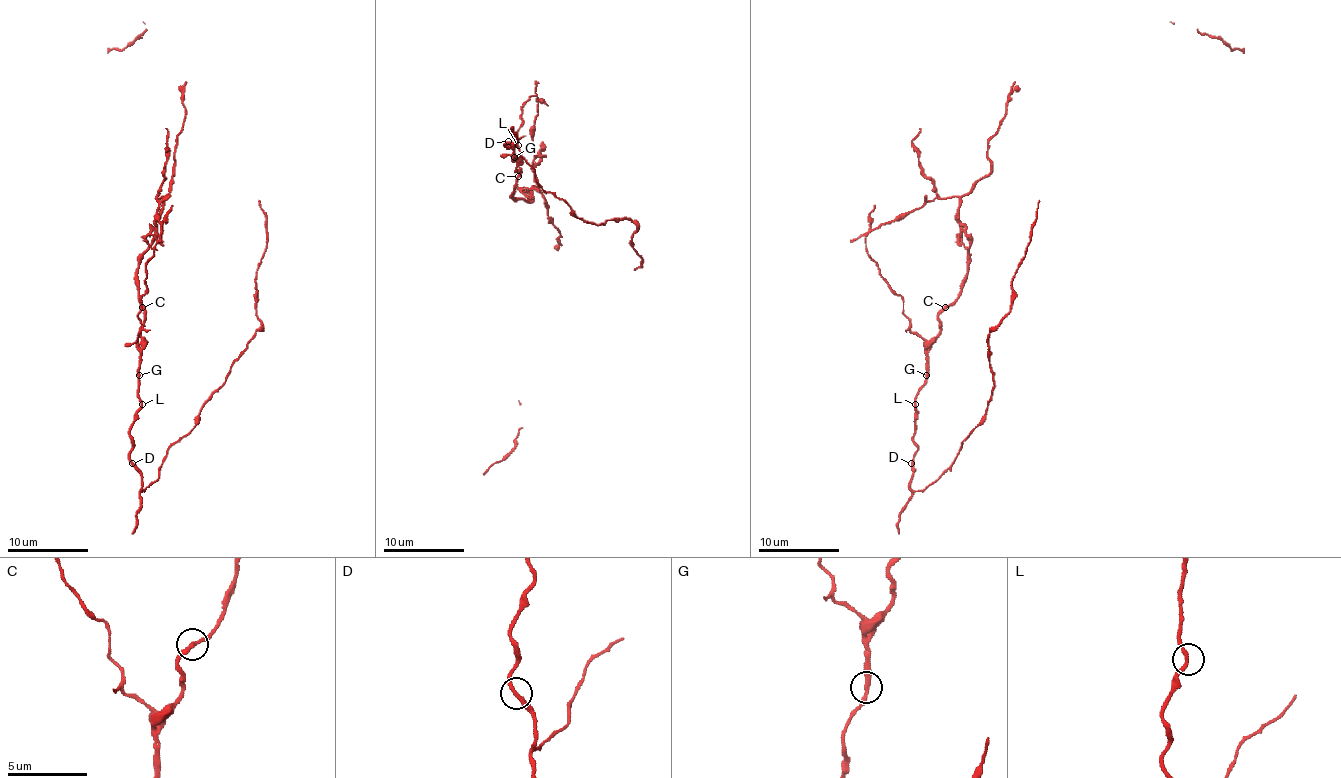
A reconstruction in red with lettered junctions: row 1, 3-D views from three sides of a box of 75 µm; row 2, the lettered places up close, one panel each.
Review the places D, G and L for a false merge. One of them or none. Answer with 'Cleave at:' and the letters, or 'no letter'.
Cleave at: G

